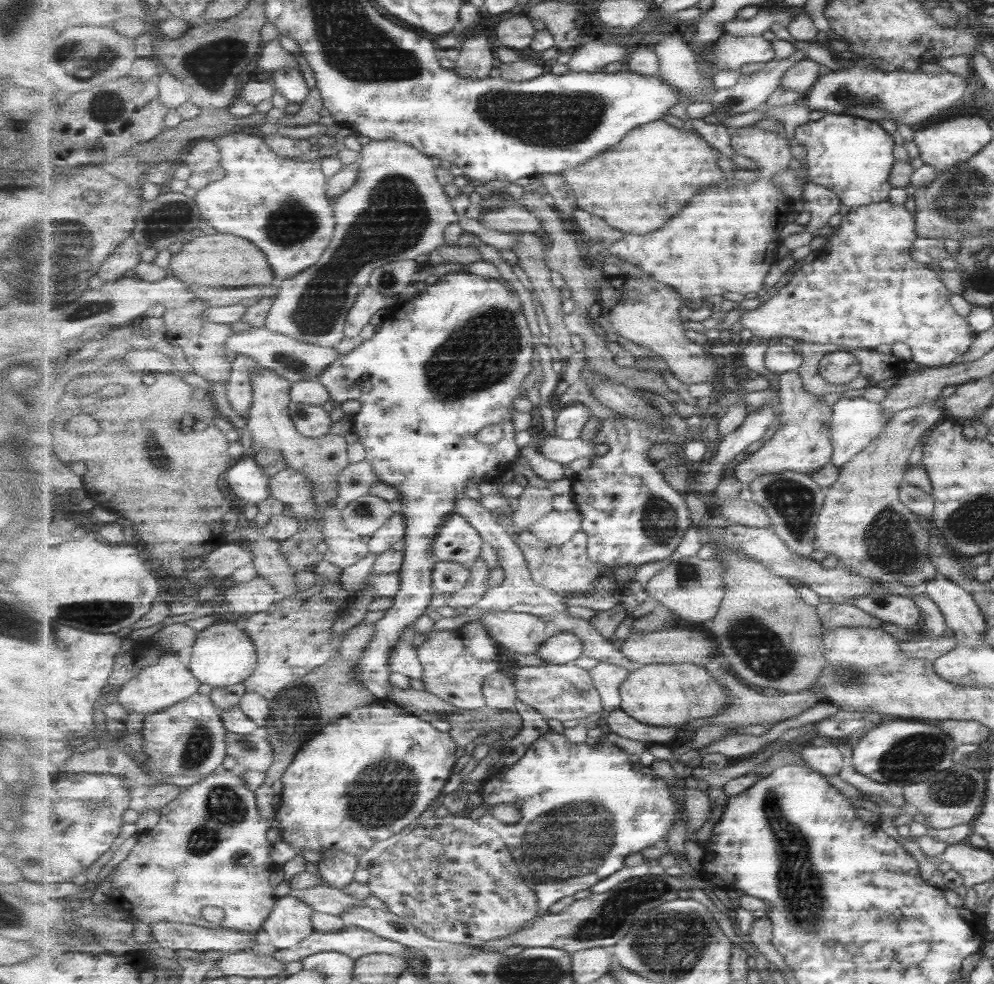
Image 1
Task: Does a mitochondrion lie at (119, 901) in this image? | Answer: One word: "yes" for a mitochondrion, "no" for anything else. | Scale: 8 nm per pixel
no

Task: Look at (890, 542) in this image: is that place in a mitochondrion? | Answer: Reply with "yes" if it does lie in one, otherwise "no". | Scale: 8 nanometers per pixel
yes

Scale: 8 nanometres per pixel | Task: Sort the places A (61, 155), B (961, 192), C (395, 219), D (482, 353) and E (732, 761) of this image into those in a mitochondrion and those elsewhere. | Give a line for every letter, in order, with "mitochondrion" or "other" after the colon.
A: other
B: mitochondrion
C: mitochondrion
D: mitochondrion
E: other

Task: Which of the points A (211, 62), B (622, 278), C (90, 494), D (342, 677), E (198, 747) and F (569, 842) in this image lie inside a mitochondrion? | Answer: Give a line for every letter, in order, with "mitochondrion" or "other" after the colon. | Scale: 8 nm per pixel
A: mitochondrion
B: other
C: other
D: other
E: mitochondrion
F: mitochondrion

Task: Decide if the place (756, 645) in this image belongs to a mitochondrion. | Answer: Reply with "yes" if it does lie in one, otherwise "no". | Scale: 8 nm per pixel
yes

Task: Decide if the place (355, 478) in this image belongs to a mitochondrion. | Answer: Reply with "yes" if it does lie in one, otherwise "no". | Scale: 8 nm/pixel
yes

